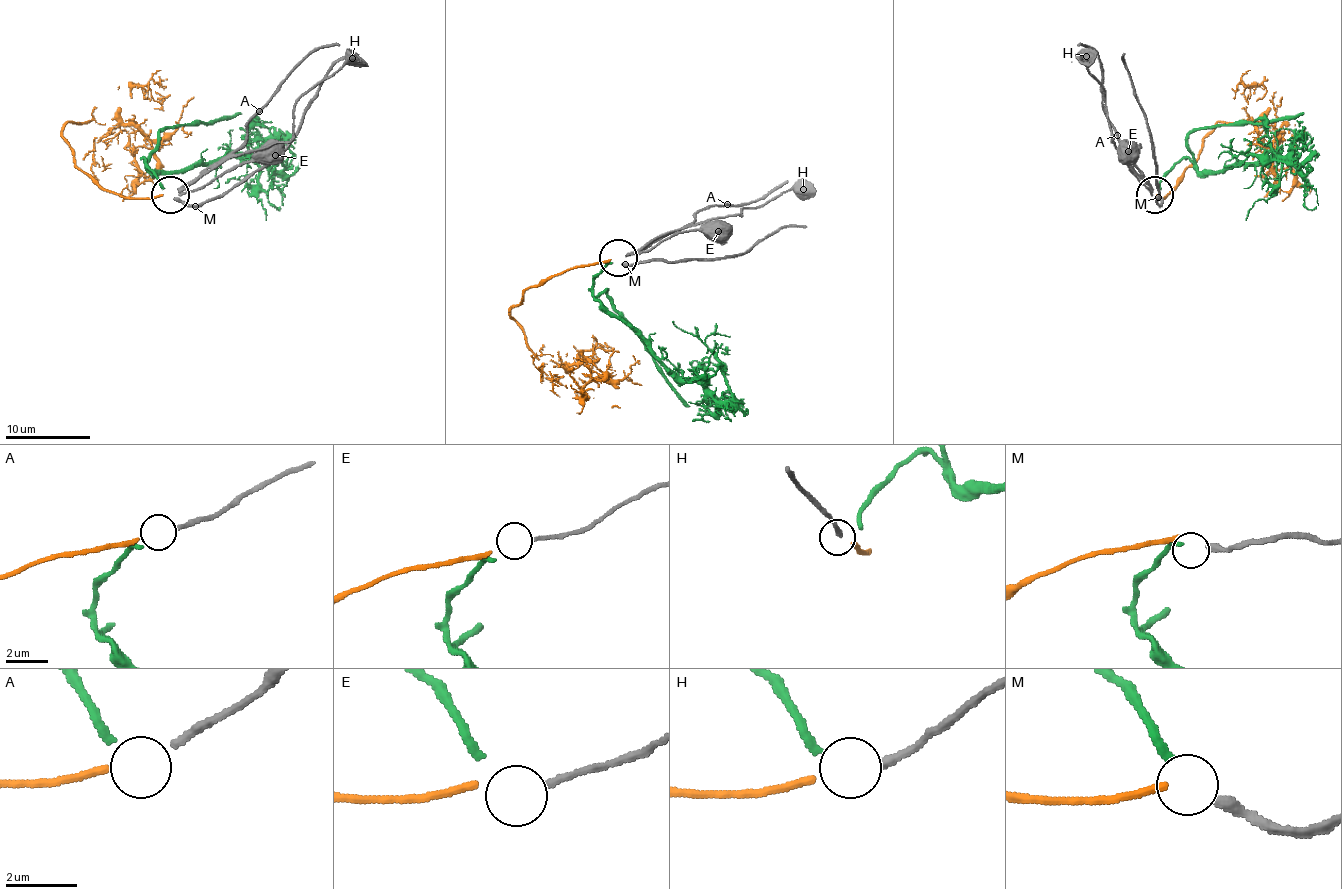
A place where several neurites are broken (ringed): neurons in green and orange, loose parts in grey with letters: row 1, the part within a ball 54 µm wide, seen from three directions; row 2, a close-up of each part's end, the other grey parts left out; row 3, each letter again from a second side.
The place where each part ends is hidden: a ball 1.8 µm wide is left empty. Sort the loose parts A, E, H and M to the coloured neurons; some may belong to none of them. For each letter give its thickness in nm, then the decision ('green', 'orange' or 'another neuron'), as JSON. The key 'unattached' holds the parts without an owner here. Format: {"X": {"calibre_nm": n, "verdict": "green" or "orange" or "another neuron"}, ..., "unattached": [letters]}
{"A": {"calibre_nm": 200, "verdict": "orange"}, "E": {"calibre_nm": 170, "verdict": "another neuron"}, "H": {"calibre_nm": 240, "verdict": "another neuron"}, "M": {"calibre_nm": 340, "verdict": "green"}, "unattached": ["E", "H"]}

